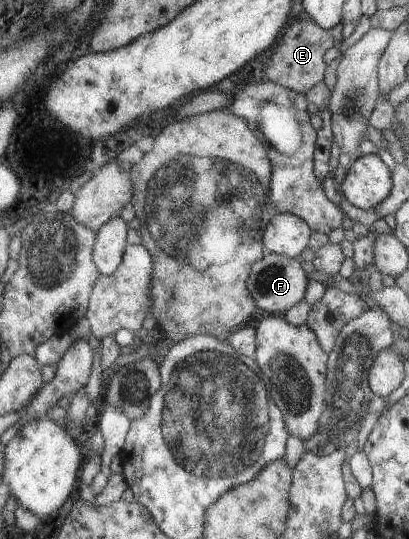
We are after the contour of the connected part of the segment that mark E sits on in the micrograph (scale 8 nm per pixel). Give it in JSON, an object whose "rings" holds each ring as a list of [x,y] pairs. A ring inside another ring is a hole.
{"rings":[[[311,18],[294,19],[281,35],[276,50],[265,62],[265,76],[291,91],[304,94],[310,87],[316,85],[317,81],[323,79],[323,53],[330,47],[339,47],[341,39],[341,22],[329,29],[322,28]]]}

